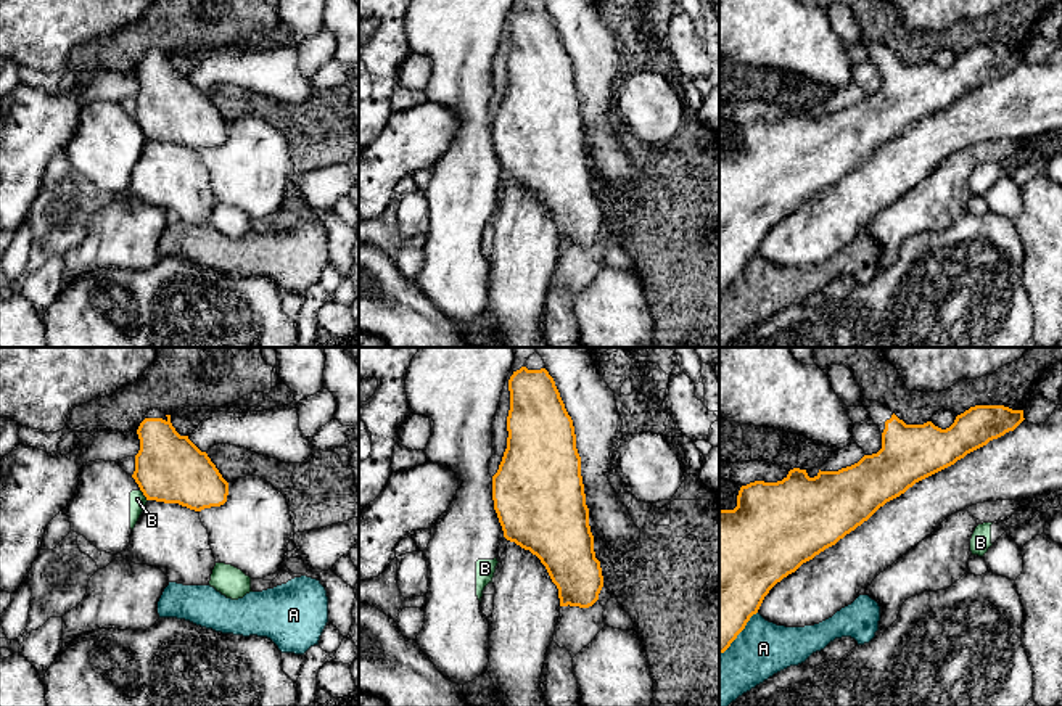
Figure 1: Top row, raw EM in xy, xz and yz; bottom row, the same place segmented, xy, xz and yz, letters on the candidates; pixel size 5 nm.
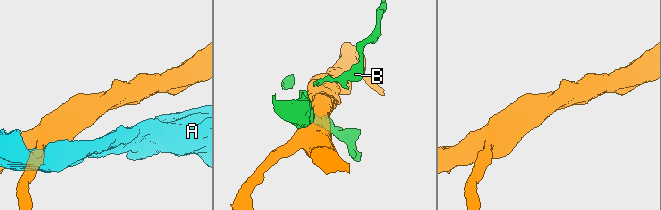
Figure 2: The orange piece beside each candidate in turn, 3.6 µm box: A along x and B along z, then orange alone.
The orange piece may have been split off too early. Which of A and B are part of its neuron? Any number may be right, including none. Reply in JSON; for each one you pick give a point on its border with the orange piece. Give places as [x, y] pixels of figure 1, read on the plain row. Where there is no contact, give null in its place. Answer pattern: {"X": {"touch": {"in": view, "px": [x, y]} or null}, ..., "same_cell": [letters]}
{"same_cell": []}

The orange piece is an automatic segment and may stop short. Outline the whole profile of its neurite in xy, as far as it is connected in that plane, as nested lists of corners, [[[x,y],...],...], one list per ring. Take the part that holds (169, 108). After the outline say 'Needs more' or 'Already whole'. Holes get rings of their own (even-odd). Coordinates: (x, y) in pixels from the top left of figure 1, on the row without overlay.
[[[150,50],[137,74],[140,90],[132,117],[146,140],[179,143],[195,151],[227,142],[228,122],[206,92],[175,71],[171,55]]]. Needs more

